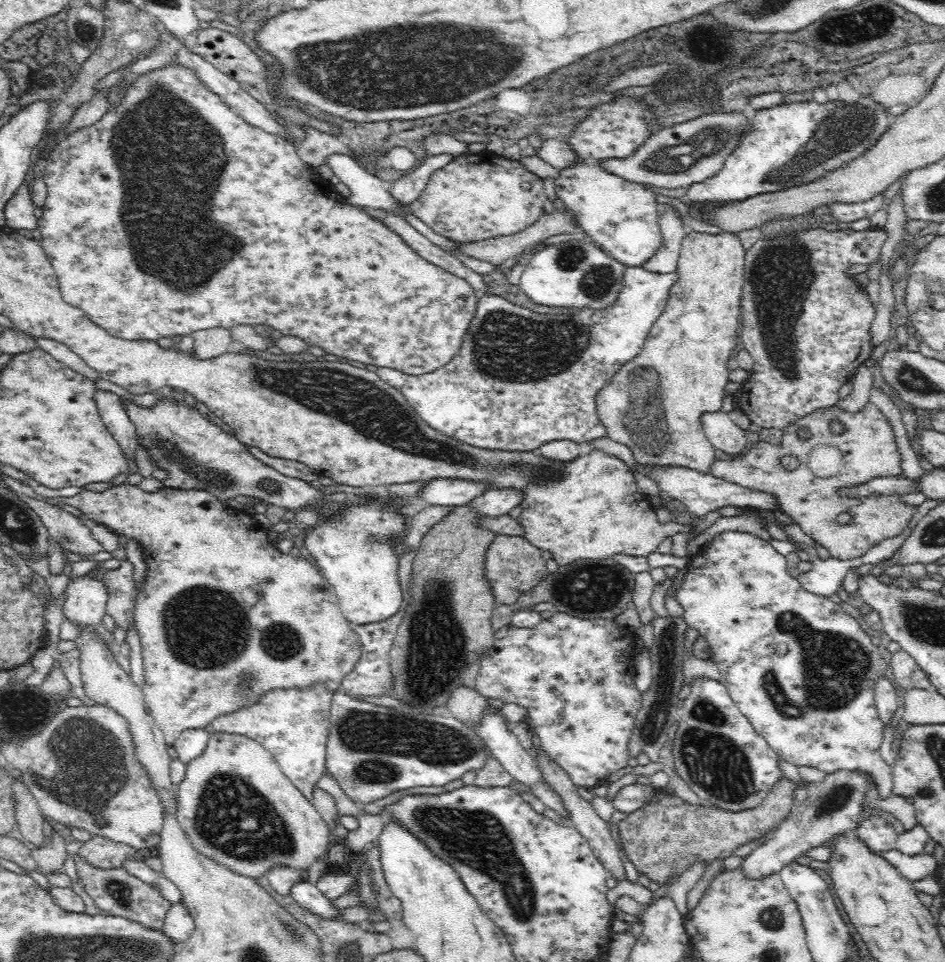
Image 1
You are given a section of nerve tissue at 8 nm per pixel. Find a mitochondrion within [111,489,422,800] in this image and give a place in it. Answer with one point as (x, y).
(205, 629)

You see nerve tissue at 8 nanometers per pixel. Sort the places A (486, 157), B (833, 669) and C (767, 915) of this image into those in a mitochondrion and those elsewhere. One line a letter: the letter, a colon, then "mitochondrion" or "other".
A: other
B: mitochondrion
C: mitochondrion

